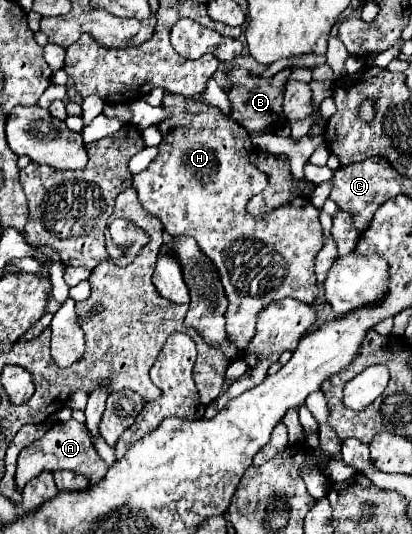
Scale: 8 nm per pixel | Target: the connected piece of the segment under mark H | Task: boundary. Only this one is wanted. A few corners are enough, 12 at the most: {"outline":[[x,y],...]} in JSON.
{"outline":[[167,95],[133,175],[169,235],[195,237],[243,353],[257,315],[315,303],[319,209],[255,219],[267,177],[245,127]]}

